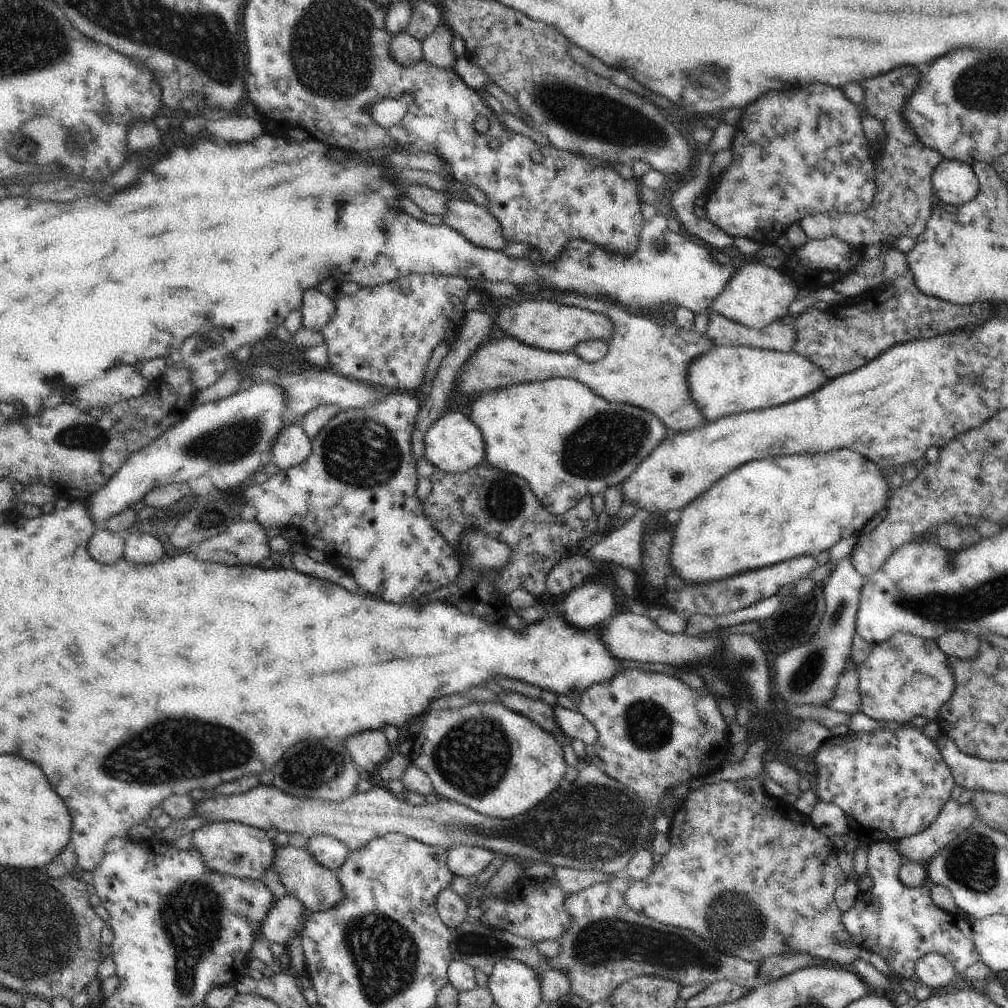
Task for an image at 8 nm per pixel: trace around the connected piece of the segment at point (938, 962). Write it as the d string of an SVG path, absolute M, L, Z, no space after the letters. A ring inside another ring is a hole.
M929 953L918 960L915 978L918 984L926 985L930 990L944 988L956 979L957 973L950 962L940 954Z

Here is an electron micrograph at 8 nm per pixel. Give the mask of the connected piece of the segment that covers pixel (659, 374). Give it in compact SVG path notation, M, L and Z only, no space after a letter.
M554 292L553 301L565 306L579 307L608 315L615 325L607 356L596 363L581 360L573 351L558 353L527 346L506 337L492 340L478 348L461 369L456 384L460 394L482 390L502 390L520 383L546 381L555 377L578 380L595 394L609 402L627 403L652 412L668 430L675 433L693 431L704 423L702 412L692 399L687 380L690 364L715 347L704 333L683 330L676 324L660 326L650 318L632 316L608 298L590 297L578 293Z

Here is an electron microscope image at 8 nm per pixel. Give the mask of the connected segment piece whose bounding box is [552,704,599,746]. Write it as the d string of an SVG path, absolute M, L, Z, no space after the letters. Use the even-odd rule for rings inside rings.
M558 704L552 706L555 720L563 733L573 740L580 740L587 746L594 745L598 740L596 728L580 712L572 712Z

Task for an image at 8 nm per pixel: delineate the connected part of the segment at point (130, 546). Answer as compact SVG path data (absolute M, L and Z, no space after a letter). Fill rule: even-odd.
M134 529L126 534L123 558L140 564L158 562L164 558L164 548L157 535L145 529Z

